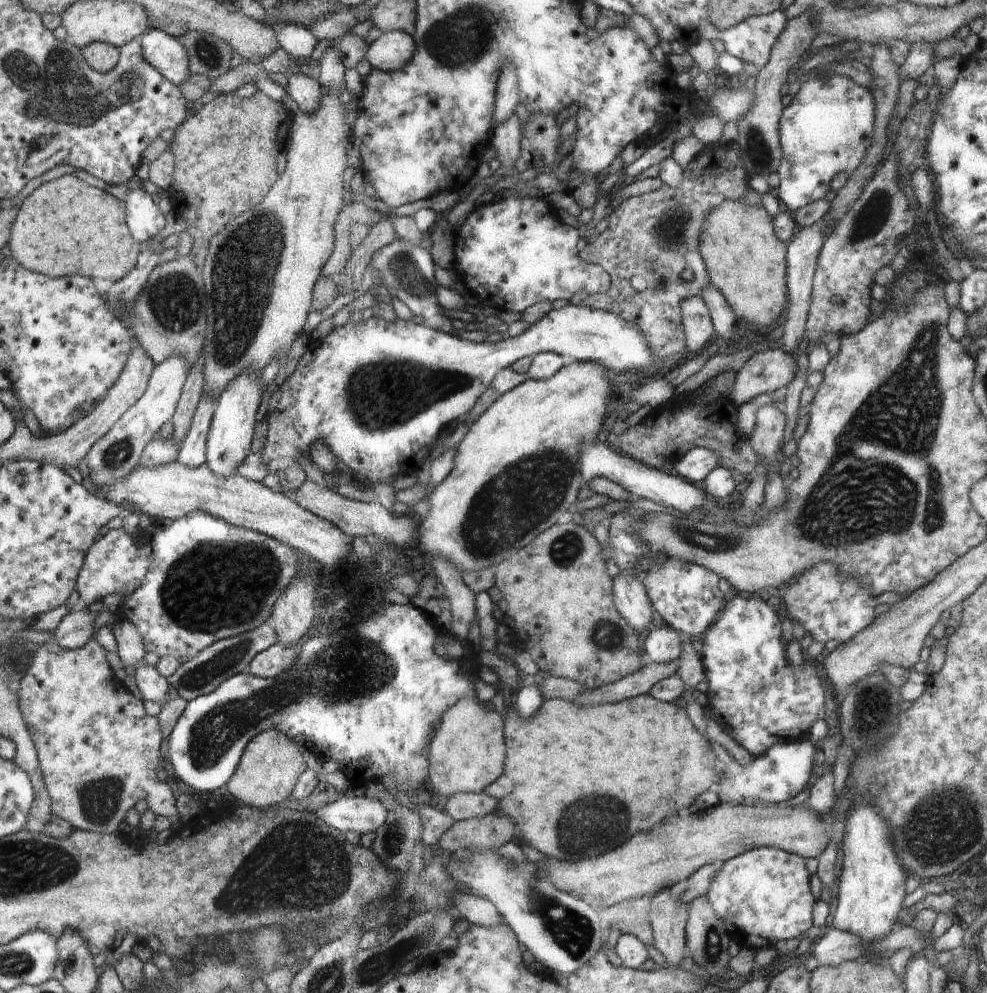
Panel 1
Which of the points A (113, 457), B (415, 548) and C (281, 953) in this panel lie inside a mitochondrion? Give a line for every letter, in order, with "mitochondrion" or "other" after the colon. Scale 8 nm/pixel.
A: mitochondrion
B: other
C: other

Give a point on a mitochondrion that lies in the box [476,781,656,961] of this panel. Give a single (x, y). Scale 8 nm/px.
(573, 820)

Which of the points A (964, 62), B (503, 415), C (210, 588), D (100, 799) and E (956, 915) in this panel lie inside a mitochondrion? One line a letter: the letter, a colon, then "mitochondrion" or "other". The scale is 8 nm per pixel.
A: other
B: other
C: mitochondrion
D: mitochondrion
E: other

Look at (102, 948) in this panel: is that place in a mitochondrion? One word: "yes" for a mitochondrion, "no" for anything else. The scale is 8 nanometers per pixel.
no

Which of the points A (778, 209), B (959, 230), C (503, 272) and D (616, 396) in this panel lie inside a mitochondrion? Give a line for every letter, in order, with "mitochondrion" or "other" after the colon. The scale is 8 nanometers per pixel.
A: other
B: other
C: other
D: other

